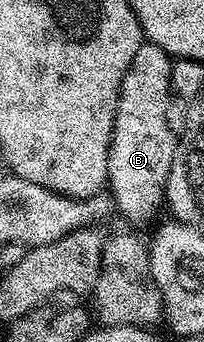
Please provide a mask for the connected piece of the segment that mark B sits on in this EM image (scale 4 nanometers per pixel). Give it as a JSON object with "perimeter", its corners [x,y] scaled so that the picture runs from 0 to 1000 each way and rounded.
{"perimeter":[[[711,126],[676,137],[657,173],[637,173],[637,196],[598,231],[588,287],[559,348],[549,415],[529,444],[529,538],[525,561],[574,626],[593,623],[647,658],[740,661],[784,623],[784,599],[809,596],[814,556],[833,488],[863,450],[868,392],[833,383],[833,360],[814,360],[814,301],[833,289],[833,208],[848,170],[828,167],[794,137]]]}

